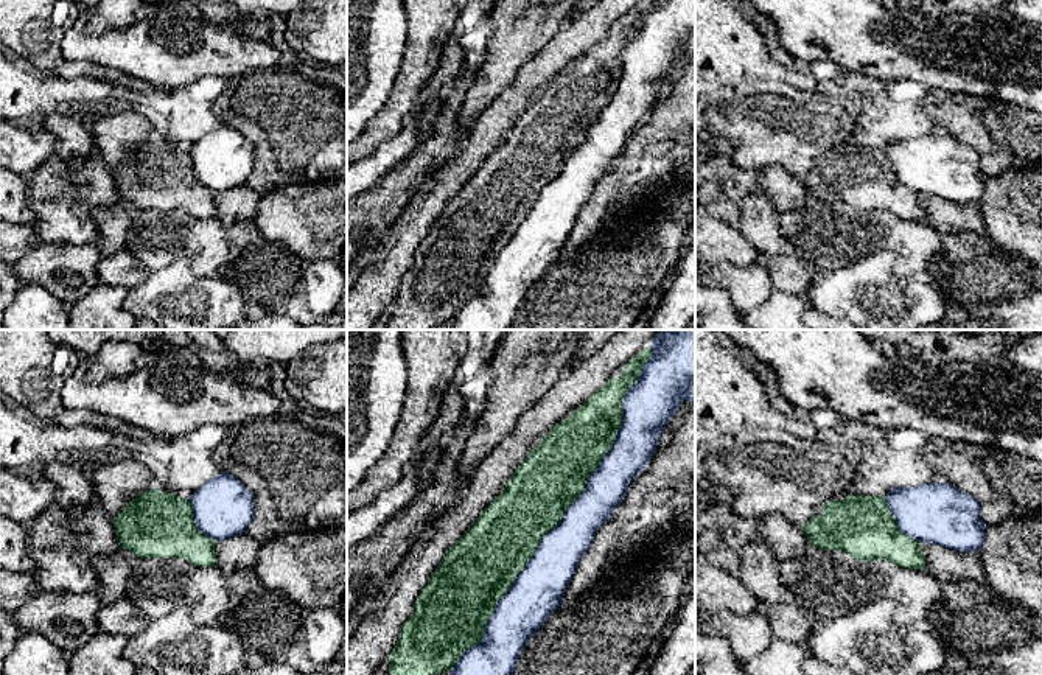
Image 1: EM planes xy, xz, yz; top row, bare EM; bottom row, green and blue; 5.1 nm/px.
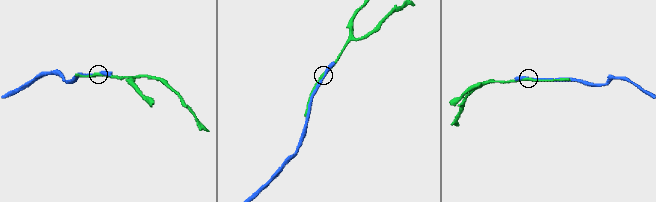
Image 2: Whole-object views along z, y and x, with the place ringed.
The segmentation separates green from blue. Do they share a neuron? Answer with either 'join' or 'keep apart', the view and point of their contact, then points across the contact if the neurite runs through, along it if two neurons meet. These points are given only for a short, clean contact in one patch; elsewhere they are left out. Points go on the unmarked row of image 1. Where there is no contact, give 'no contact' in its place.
keep apart | xz (565, 162)

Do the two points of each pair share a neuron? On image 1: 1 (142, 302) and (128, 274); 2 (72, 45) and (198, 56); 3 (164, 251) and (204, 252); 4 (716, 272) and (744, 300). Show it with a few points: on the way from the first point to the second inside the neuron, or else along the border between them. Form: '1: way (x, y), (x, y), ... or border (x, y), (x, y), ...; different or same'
1: border (148, 272), (129, 290); different
2: way (103, 45), (159, 45), (167, 53); same
3: way (173, 251), (195, 251); same
4: way (723, 277), (739, 293); same

